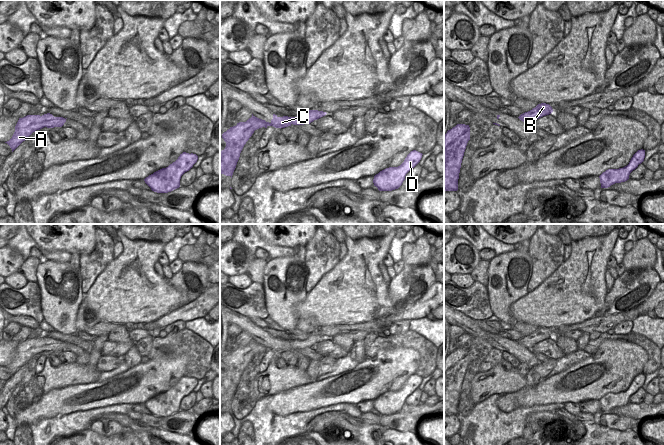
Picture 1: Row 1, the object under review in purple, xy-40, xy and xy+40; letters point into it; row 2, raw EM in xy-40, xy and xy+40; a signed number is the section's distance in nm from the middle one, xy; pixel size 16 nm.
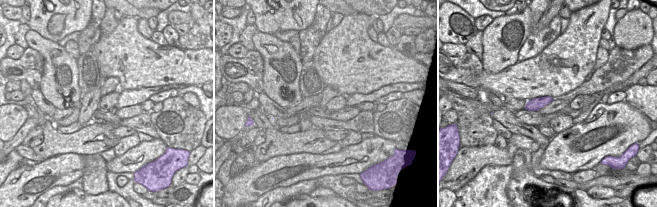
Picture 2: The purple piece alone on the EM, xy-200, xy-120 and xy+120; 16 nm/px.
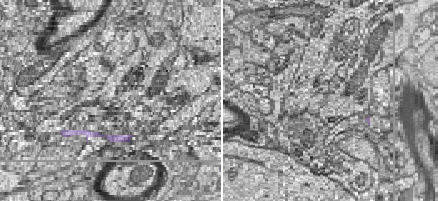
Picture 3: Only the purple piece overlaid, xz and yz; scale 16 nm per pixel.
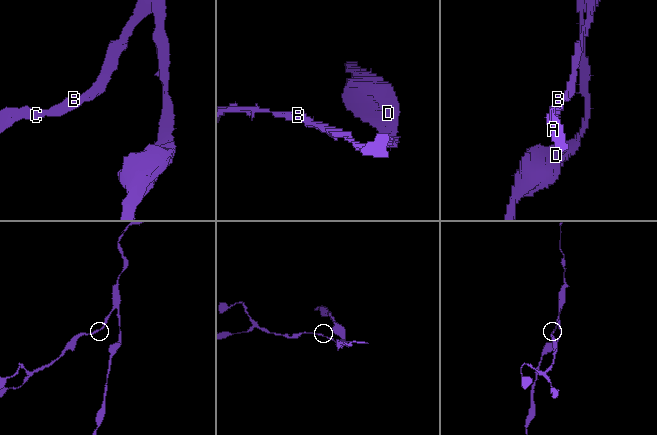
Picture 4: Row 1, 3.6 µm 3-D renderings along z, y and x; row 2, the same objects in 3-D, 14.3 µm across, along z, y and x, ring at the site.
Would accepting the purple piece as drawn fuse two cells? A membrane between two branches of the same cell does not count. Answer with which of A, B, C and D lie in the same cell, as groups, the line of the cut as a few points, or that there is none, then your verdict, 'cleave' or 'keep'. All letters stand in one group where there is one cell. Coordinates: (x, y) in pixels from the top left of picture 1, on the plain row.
A B C D | no cut | keep

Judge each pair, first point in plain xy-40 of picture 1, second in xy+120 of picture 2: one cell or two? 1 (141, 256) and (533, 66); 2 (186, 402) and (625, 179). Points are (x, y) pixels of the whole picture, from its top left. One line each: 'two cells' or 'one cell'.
1: one cell
2: two cells

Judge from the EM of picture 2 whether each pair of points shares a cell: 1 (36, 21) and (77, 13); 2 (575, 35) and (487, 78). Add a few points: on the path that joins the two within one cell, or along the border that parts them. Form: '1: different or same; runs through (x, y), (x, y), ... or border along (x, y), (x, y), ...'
1: same; runs through (46, 19), (59, 13), (67, 13)
2: same; runs through (553, 56), (547, 56), (527, 76), (509, 79)

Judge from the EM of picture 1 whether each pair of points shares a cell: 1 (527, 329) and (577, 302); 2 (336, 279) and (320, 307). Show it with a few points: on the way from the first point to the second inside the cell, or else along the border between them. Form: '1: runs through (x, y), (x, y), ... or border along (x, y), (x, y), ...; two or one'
1: border along (516, 321), (522, 321), (538, 327); two
2: runs through (336, 286), (336, 291), (327, 300); one

